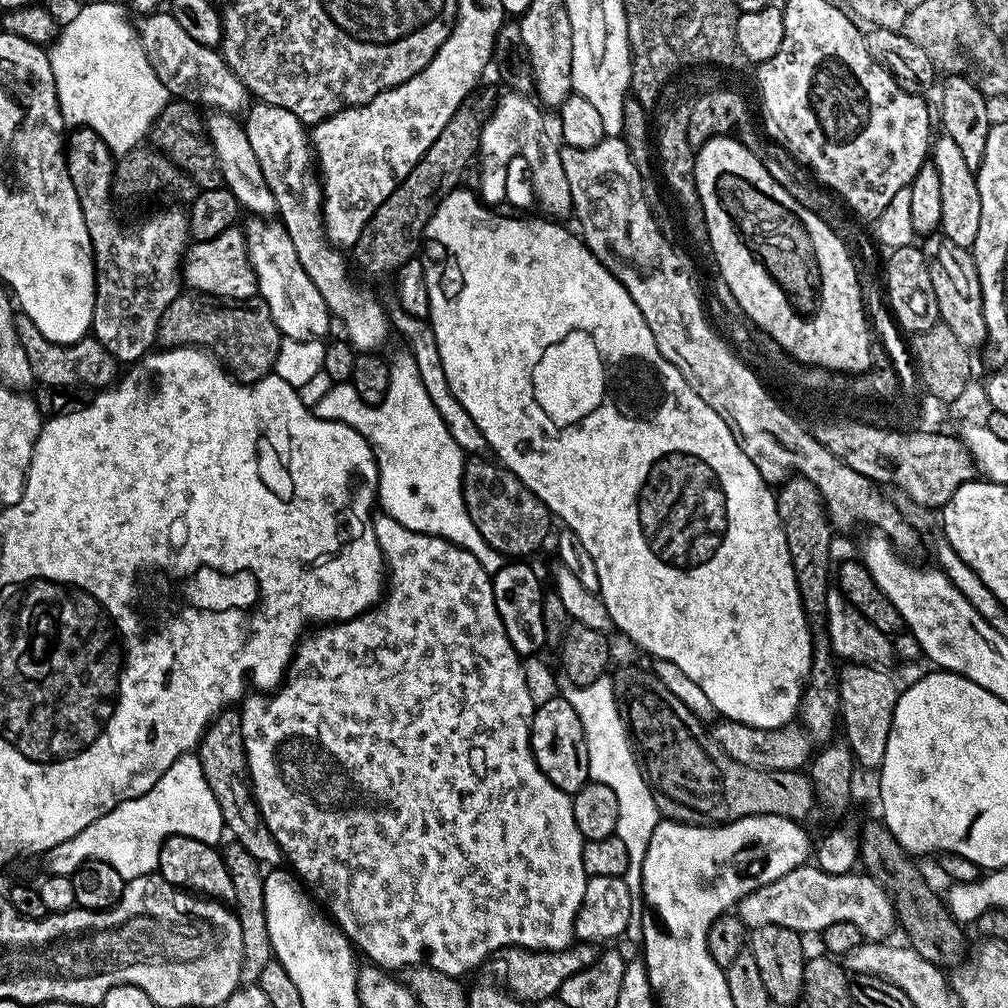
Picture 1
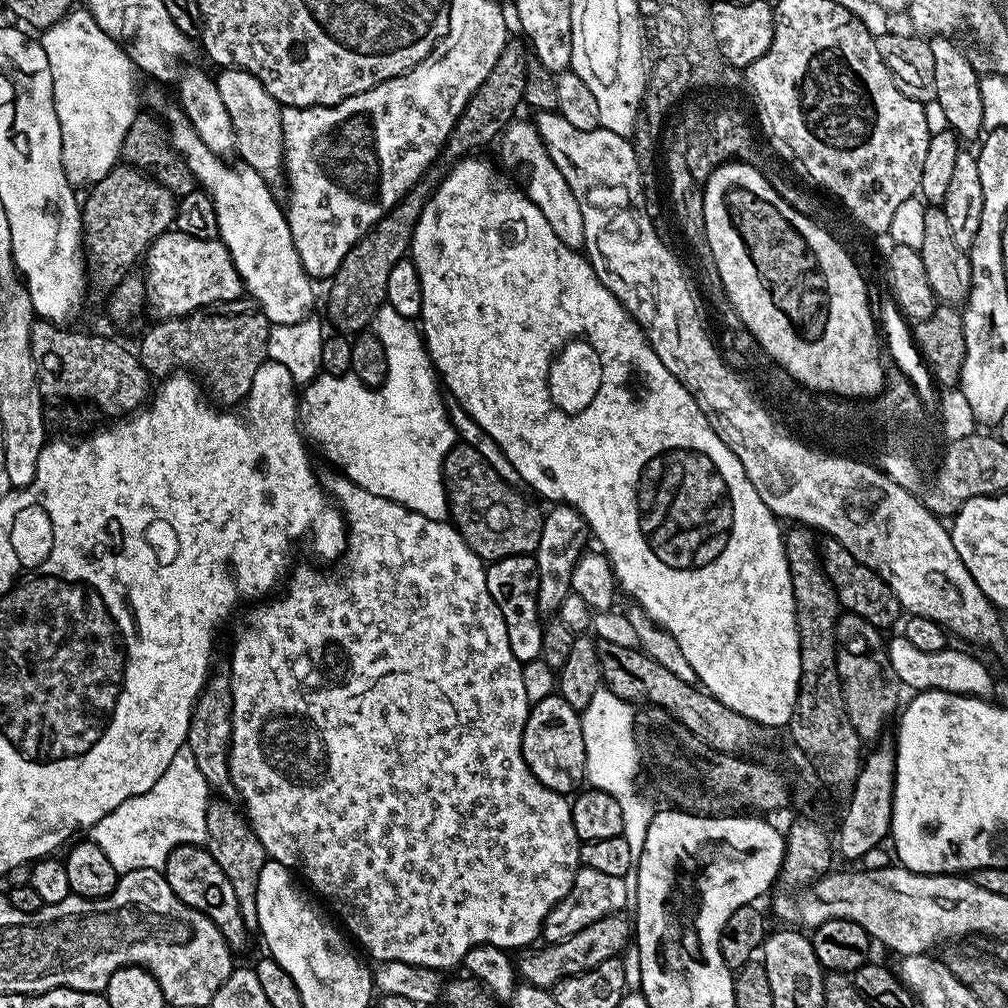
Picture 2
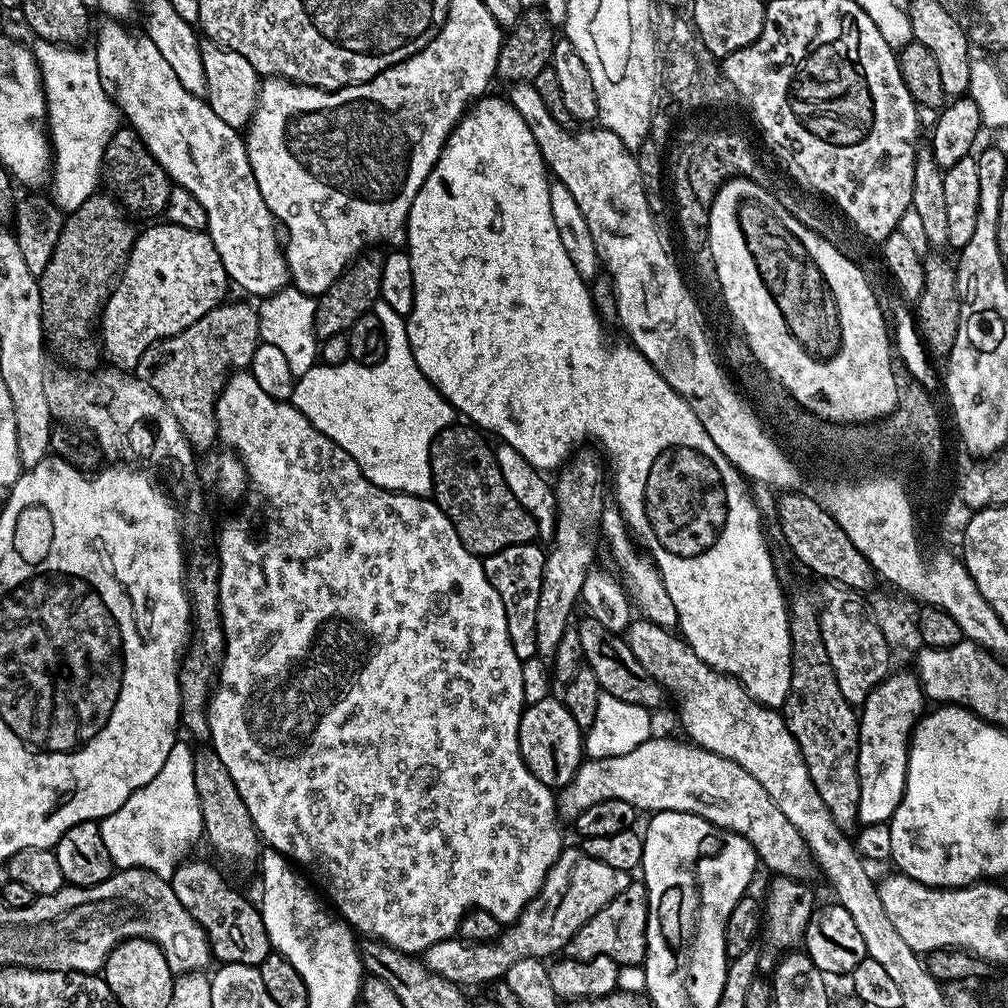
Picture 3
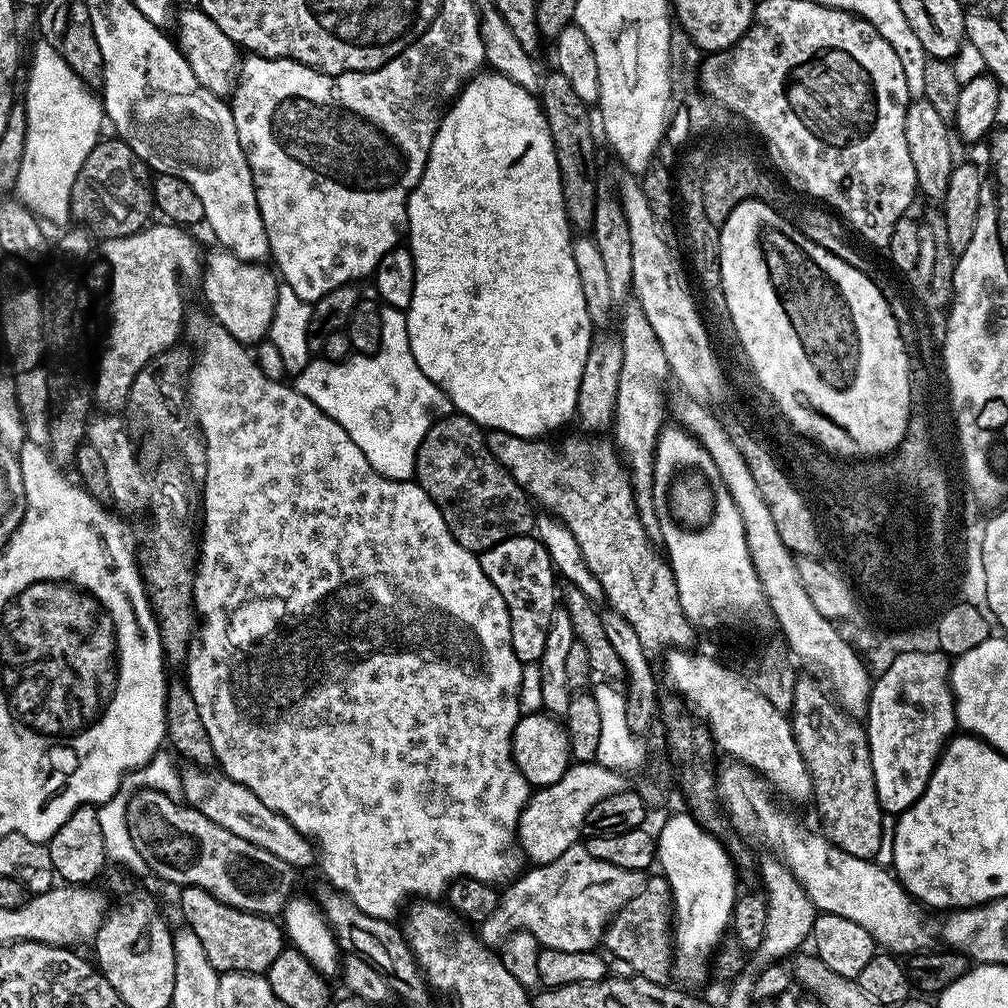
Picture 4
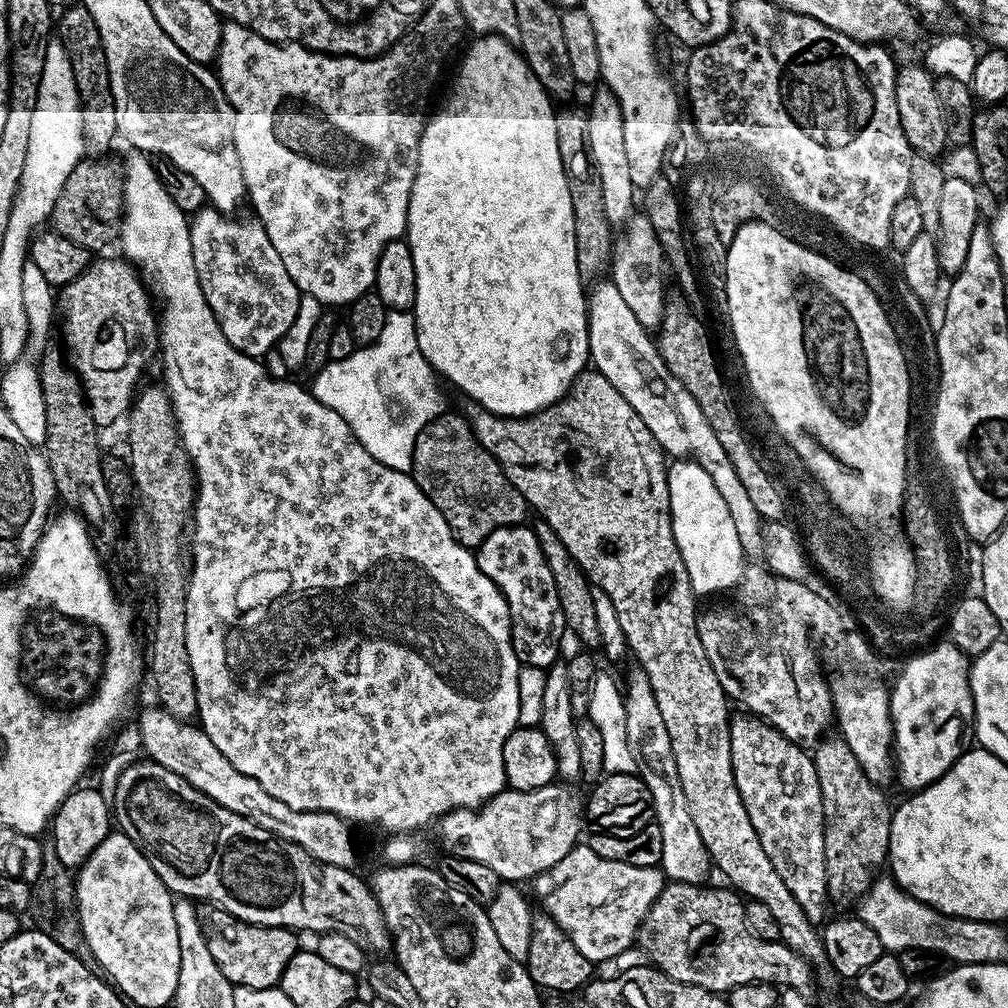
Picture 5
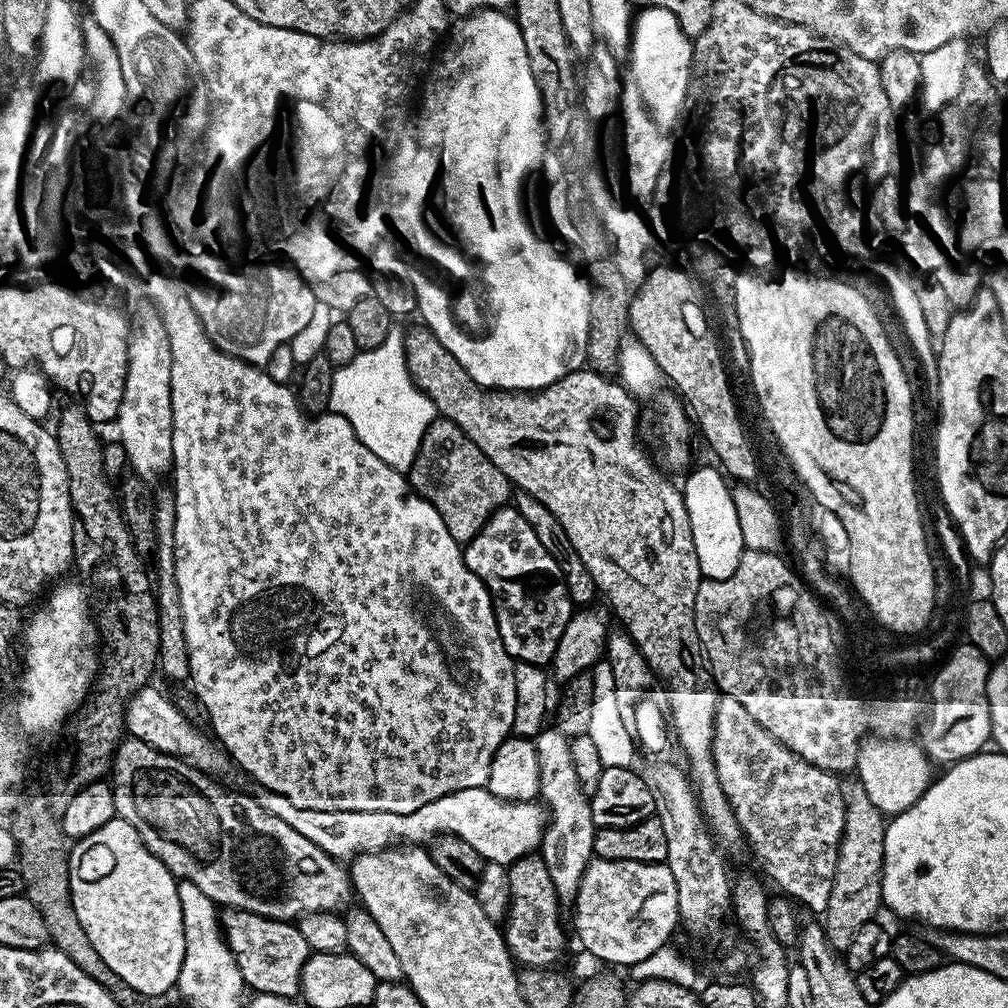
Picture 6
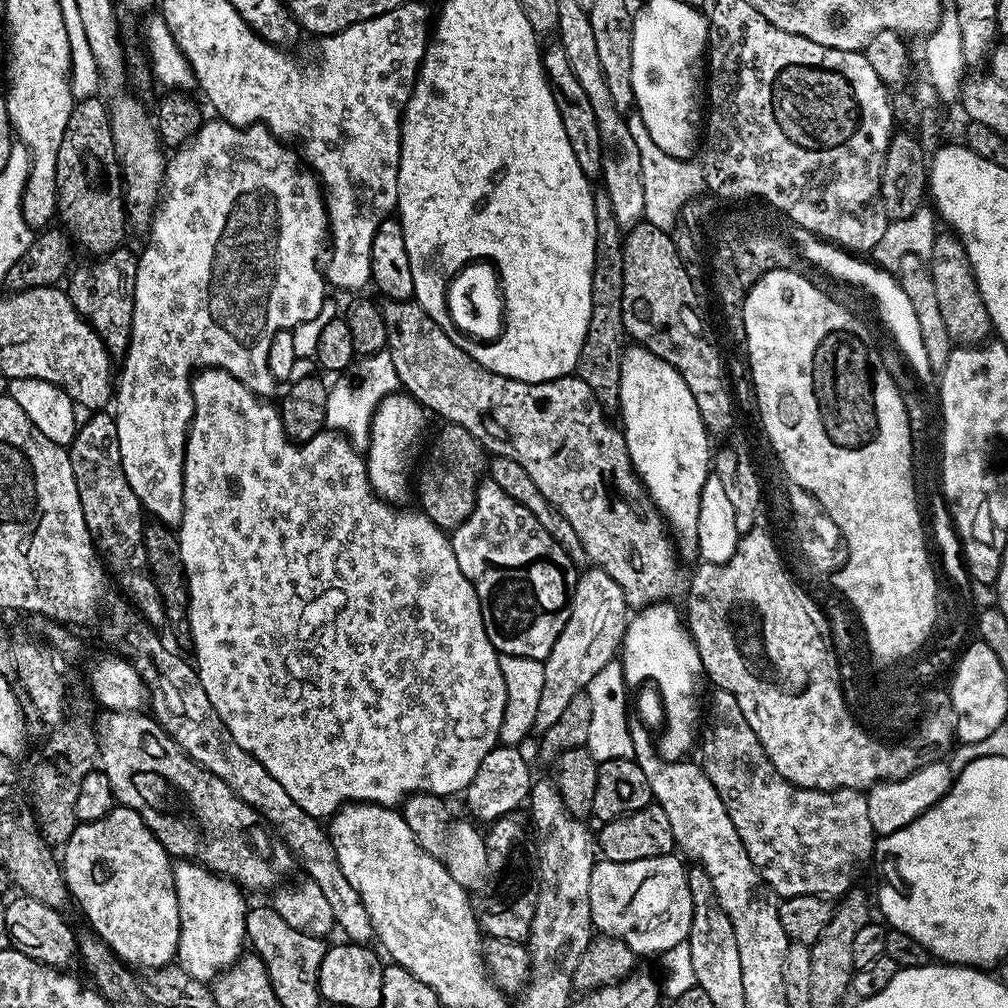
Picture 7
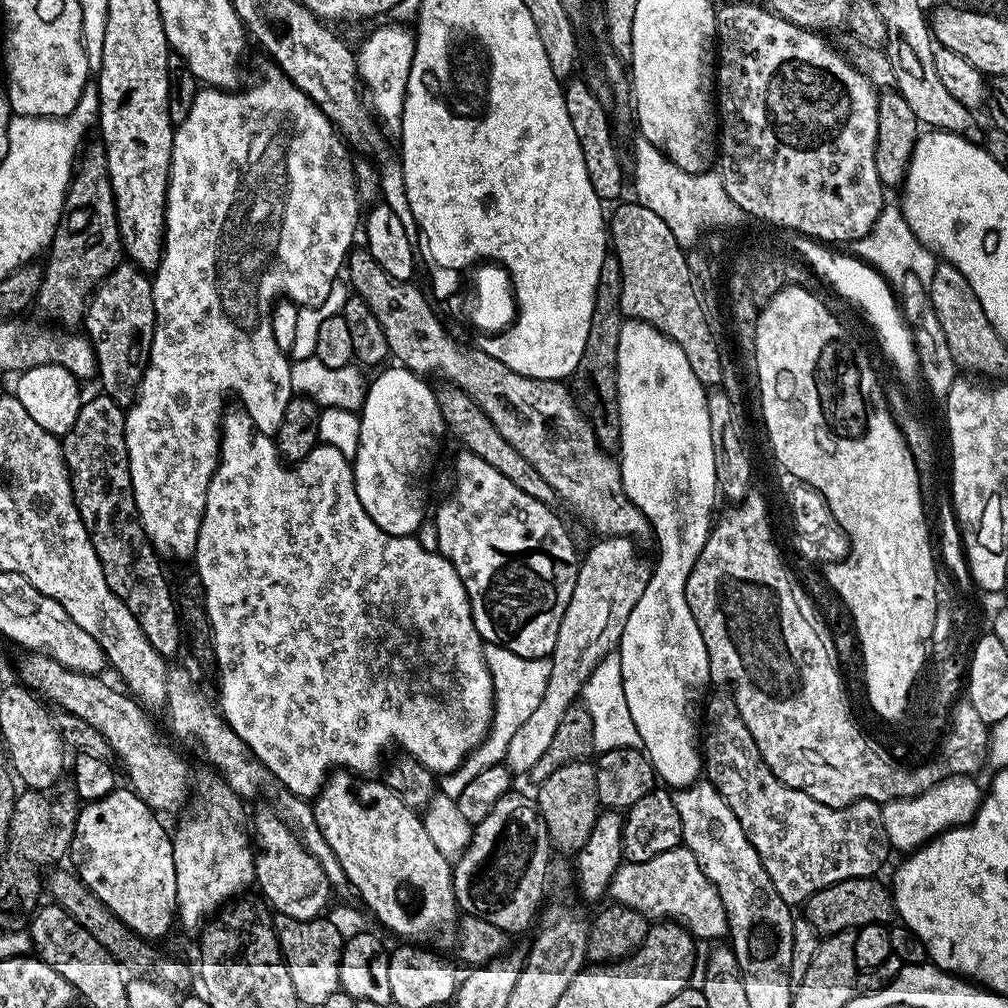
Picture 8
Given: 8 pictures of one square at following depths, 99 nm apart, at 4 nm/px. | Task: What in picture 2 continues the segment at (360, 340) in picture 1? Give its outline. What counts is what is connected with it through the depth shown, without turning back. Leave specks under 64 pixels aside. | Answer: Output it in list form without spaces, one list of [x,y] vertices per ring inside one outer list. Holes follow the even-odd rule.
[[[220,68],[217,73],[214,79],[218,94],[222,94],[226,114],[230,114],[230,126],[234,126],[235,151],[240,152],[244,159],[241,161],[255,170],[268,185],[276,186],[284,176],[284,139],[280,125],[282,105],[245,68]]]

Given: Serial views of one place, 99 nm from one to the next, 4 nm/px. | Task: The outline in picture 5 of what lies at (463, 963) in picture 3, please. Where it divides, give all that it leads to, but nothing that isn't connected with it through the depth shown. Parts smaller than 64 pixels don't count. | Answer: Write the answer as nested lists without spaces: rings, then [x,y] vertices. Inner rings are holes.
[[[584,842],[577,843],[566,854],[566,858],[562,858],[562,862],[555,864],[549,872],[540,873],[534,880],[536,896],[544,900],[543,911],[568,935],[570,942],[578,946],[578,954],[590,962],[612,962],[622,951],[633,947],[640,924],[650,906],[654,906],[665,883],[666,877],[659,867],[643,868],[630,866],[626,862],[610,862],[606,858],[598,858],[598,854],[594,854],[594,850],[590,850]]]

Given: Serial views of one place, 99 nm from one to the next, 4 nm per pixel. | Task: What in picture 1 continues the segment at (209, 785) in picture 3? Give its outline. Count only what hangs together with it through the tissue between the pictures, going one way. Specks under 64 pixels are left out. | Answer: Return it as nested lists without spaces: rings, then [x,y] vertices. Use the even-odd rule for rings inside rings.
[[[235,842],[225,843],[222,848],[222,855],[226,862],[226,870],[230,870],[230,882],[234,882],[234,898],[231,903],[234,905],[234,911],[238,918],[238,926],[242,930],[242,974],[240,975],[240,982],[241,985],[252,986],[259,981],[266,962],[274,959],[270,930],[266,927],[266,894],[264,893],[262,866],[241,844]]]

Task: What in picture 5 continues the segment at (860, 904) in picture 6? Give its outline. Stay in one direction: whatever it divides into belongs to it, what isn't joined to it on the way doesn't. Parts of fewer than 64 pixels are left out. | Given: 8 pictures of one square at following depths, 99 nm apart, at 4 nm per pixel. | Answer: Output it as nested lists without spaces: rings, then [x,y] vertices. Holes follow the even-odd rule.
[[[824,738],[815,745],[814,759],[818,786],[822,790],[822,810],[824,811],[824,849],[828,867],[828,895],[864,895],[874,879],[875,870],[888,858],[890,846],[890,826],[893,805],[888,805],[884,797],[885,789],[866,778],[866,770],[858,762],[854,750],[842,738]]]

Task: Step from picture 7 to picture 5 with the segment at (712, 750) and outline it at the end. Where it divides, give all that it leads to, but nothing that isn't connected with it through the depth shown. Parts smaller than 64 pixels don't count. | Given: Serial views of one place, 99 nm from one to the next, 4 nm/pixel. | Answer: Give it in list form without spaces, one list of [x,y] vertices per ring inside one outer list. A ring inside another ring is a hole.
[[[744,716],[738,717],[737,720],[735,717],[730,724],[730,754],[738,794],[742,794],[746,814],[750,814],[754,830],[758,830],[758,842],[762,842],[762,850],[766,850],[770,862],[774,862],[774,870],[782,874],[782,882],[786,882],[790,894],[794,894],[794,898],[804,907],[806,918],[810,918],[812,924],[819,925],[825,919],[824,900],[827,901],[829,895],[822,790],[818,786],[815,759],[809,753],[807,756],[804,753],[807,751],[801,745],[791,744],[775,728],[759,719]]]

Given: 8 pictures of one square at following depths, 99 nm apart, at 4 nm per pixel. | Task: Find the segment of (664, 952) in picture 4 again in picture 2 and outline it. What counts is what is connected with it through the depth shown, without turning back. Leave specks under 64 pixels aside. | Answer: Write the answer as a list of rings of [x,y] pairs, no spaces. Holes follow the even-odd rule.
[[[625,913],[603,916],[598,922],[583,927],[570,938],[558,943],[545,943],[538,947],[521,949],[515,959],[515,967],[519,977],[527,984],[536,985],[539,988],[551,989],[564,977],[572,977],[574,974],[589,972],[604,961],[619,957],[620,953],[632,940],[632,922]]]

